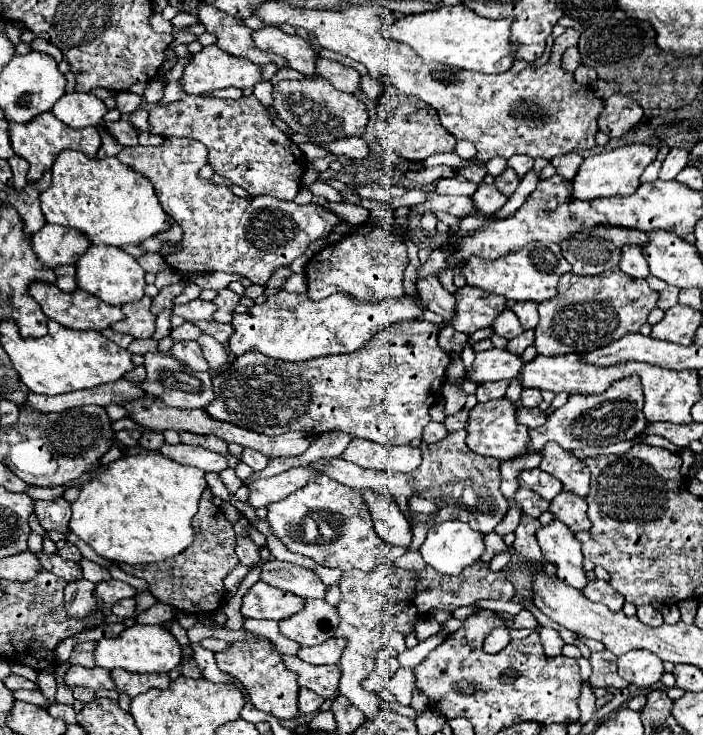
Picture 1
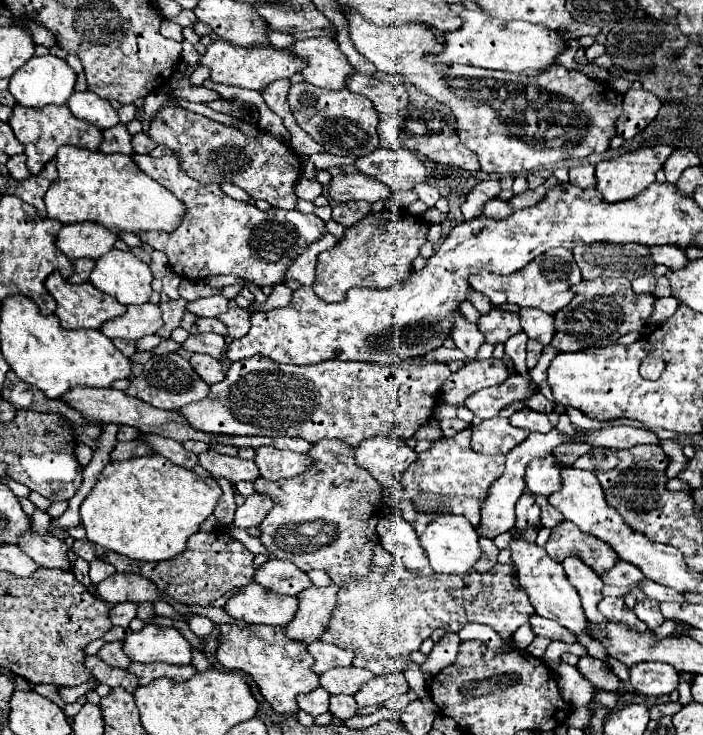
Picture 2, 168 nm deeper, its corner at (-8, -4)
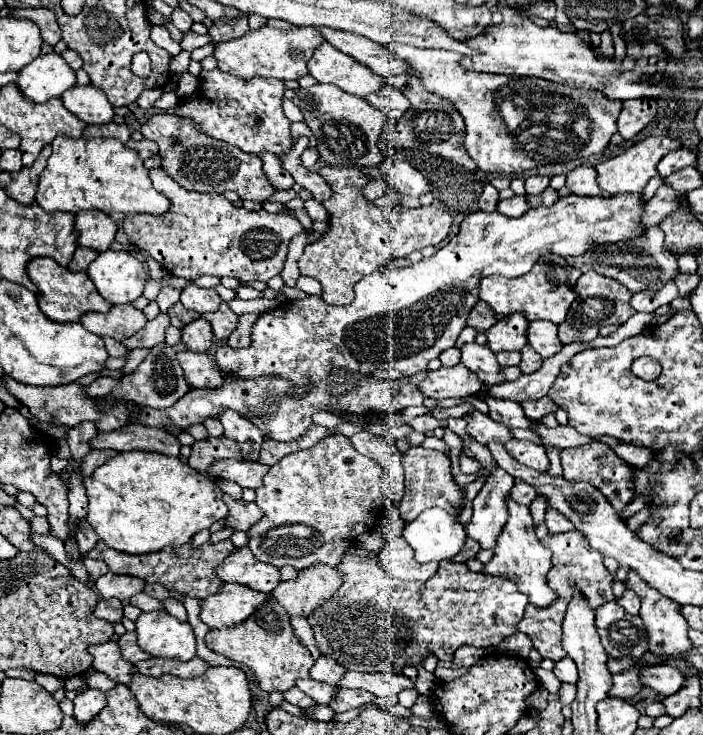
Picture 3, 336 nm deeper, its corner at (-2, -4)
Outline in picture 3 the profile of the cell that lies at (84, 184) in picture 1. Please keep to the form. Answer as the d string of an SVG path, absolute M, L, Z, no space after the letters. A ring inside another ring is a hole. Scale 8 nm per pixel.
M57 135L51 143L53 153L47 161L45 171L39 177L39 187L35 201L53 211L79 213L83 209L99 209L105 213L151 213L161 215L169 211L171 201L153 189L149 171L135 149L129 149L123 141L113 137L95 139L73 139L67 135Z

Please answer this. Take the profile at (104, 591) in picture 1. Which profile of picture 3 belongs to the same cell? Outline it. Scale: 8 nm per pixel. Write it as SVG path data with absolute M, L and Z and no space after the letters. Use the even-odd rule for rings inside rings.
M109 571L95 581L95 587L103 599L115 597L119 601L125 601L125 599L131 599L133 595L141 593L145 587L145 581L141 581L139 577L117 575L117 573Z

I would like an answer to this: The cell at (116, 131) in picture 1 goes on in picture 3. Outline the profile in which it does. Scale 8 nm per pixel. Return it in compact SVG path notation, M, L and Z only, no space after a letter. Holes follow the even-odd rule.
M143 139L143 141L127 141L127 147L133 147L143 159L151 157L151 155L157 155L157 143L149 141L149 139Z

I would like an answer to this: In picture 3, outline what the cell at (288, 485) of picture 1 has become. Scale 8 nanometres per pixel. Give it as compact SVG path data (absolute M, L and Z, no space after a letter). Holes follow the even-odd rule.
M224 493L223 500L229 505L229 517L225 517L225 527L231 527L235 531L249 531L253 523L259 523L263 517L263 511L255 503L235 501Z

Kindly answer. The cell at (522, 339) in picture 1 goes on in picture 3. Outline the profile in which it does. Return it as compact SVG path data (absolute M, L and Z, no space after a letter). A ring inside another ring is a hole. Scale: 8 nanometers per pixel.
M525 345L525 349L521 351L521 355L523 355L523 359L521 359L519 369L523 373L535 373L541 367L541 363L543 363L543 359L537 355L535 349L531 349L531 345Z

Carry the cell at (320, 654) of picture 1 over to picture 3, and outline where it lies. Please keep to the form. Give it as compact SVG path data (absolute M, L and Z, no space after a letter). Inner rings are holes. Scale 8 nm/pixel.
M321 655L321 657L315 661L315 665L311 667L311 673L309 673L309 675L311 675L313 679L317 679L317 681L323 681L323 683L327 683L327 685L337 687L339 681L341 681L341 677L345 675L345 669L341 669L341 665L337 665L331 657Z

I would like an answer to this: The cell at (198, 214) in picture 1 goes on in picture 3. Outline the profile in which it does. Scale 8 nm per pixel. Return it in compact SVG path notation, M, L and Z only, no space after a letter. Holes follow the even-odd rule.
M151 169L149 177L153 181L153 187L171 201L171 209L155 217L149 213L131 213L123 221L123 229L129 241L141 251L147 251L157 263L163 265L167 273L187 281L195 281L201 275L215 275L215 277L235 277L241 283L269 281L271 277L281 273L281 259L285 259L287 255L289 241L303 231L303 225L293 215L287 215L287 213L273 215L263 209L253 213L243 207L233 207L223 195L185 191L181 185L169 179L169 175L163 169Z

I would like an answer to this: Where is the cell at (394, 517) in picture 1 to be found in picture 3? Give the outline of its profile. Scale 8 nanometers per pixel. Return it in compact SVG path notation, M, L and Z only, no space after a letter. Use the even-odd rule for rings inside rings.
M403 537L385 541L379 561L389 575L405 581L427 581L437 571L437 563L427 563L427 565L417 563L413 557L413 549L405 545Z

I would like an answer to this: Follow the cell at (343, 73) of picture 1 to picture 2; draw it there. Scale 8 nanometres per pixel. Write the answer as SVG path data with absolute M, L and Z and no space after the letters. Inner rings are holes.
M353 73L347 77L347 89L359 95L365 95L379 113L399 113L409 99L409 93L403 85L381 83L375 77Z

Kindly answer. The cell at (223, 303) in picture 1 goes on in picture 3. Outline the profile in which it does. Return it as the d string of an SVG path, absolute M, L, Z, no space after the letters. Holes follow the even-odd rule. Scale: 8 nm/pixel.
M223 303L215 313L209 313L205 317L211 321L215 339L223 339L223 341L231 335L231 331L235 331L237 321L239 321L239 317L229 309L227 303Z

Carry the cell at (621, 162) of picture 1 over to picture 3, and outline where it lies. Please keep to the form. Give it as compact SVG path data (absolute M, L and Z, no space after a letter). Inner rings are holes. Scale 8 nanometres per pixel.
M647 137L641 143L635 143L633 147L629 147L627 151L623 151L621 155L597 163L595 165L595 169L599 173L597 183L609 195L617 195L617 193L641 193L645 189L647 181L657 175L657 163L669 151L675 151L679 147L681 147L681 143L677 139L671 139L671 137Z

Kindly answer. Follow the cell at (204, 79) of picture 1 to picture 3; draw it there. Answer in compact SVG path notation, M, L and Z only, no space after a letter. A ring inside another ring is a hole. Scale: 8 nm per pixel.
M265 25L261 29L247 31L241 39L219 43L215 49L215 59L221 71L241 79L249 79L255 75L275 77L281 81L301 79L309 73L307 61L313 57L313 51L321 43L325 43L325 37L313 27L293 27L289 31L283 31L283 29L273 29Z

